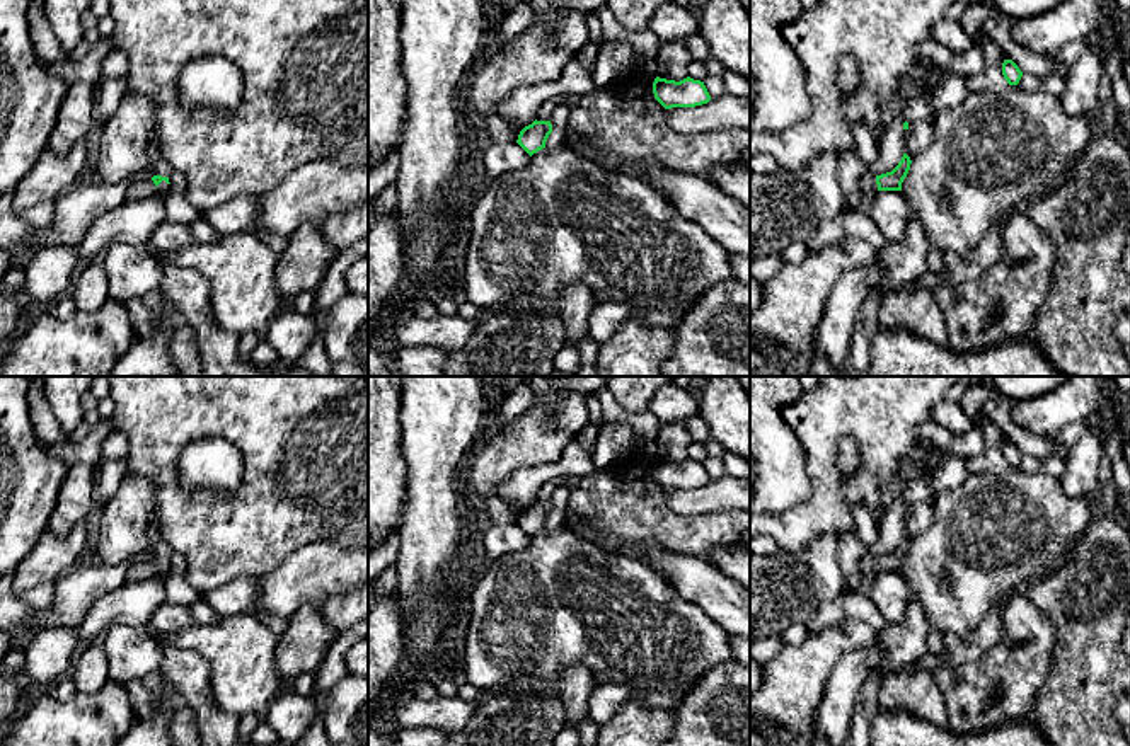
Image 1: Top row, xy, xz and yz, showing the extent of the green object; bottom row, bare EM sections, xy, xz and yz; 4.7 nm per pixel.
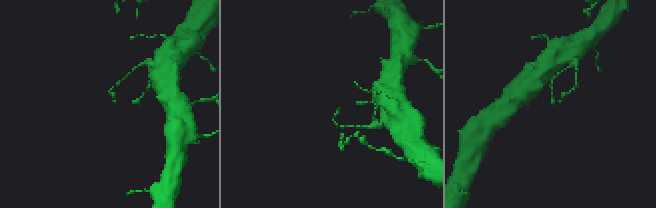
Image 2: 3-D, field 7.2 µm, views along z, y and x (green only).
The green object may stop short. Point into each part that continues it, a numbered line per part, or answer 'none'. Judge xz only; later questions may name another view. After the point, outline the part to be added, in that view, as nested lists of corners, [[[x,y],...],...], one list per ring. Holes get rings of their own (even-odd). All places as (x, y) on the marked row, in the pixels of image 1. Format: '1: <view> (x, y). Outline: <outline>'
1: xz (546, 111). Outline: [[[554,99],[554,100],[547,100],[539,114],[537,114],[537,121],[551,121],[551,116],[552,116],[552,111],[554,107],[559,104],[561,100],[559,99]]]

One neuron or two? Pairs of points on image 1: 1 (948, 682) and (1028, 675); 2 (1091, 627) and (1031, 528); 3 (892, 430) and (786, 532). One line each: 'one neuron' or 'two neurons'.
1: one neuron
2: two neurons
3: one neuron

